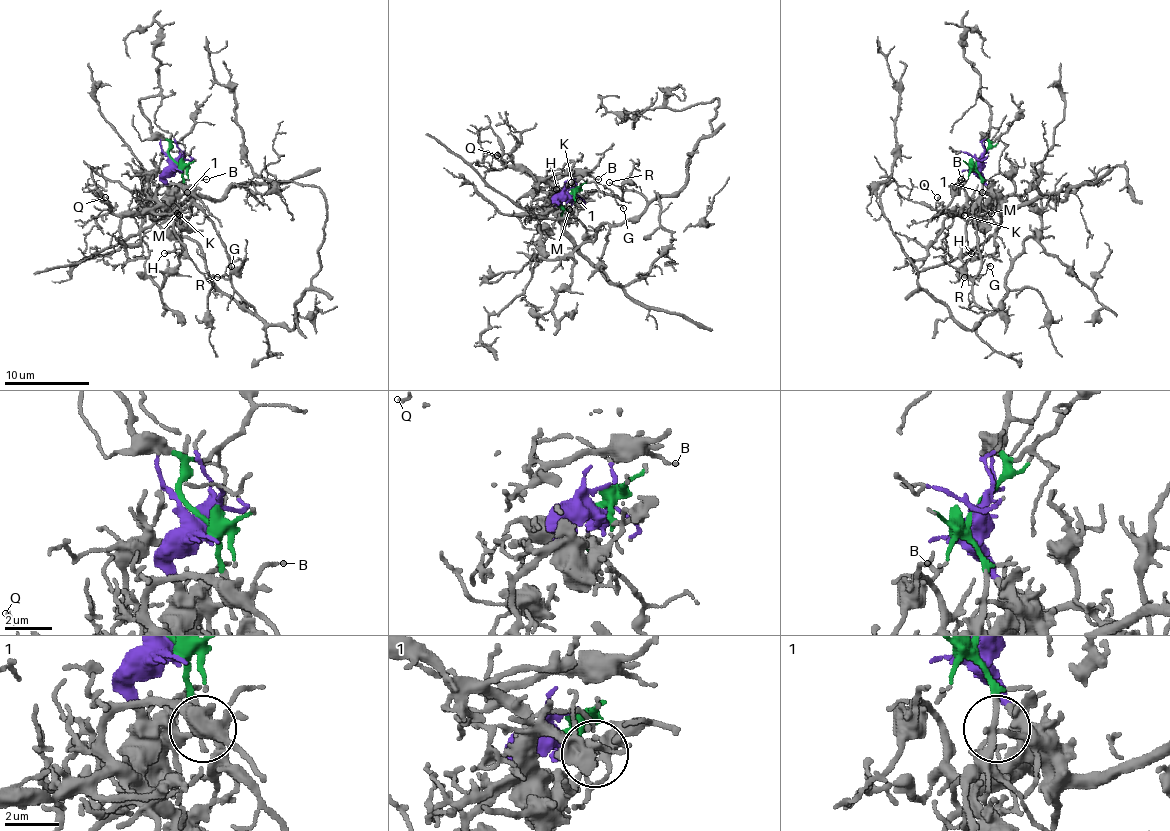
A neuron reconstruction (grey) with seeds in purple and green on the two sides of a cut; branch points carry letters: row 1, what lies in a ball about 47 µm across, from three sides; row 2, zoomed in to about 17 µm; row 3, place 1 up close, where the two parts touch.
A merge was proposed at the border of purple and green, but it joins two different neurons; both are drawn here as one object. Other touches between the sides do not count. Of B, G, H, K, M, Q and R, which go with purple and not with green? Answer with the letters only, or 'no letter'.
B, G, H, K, M, Q

